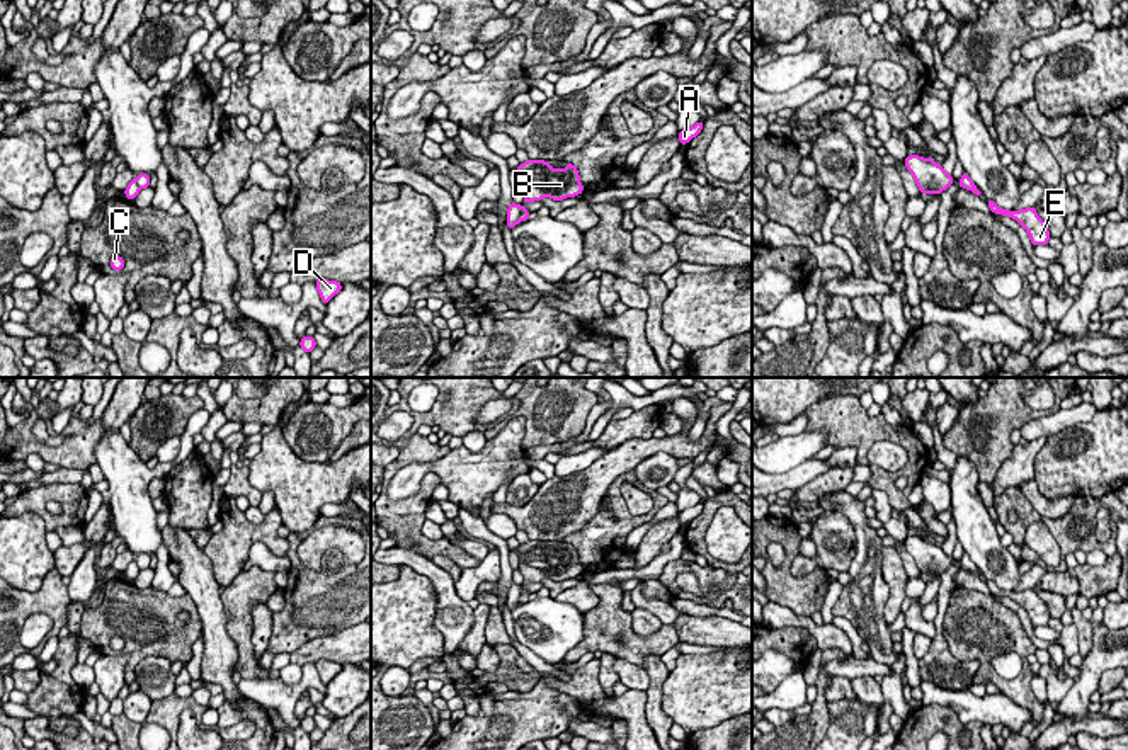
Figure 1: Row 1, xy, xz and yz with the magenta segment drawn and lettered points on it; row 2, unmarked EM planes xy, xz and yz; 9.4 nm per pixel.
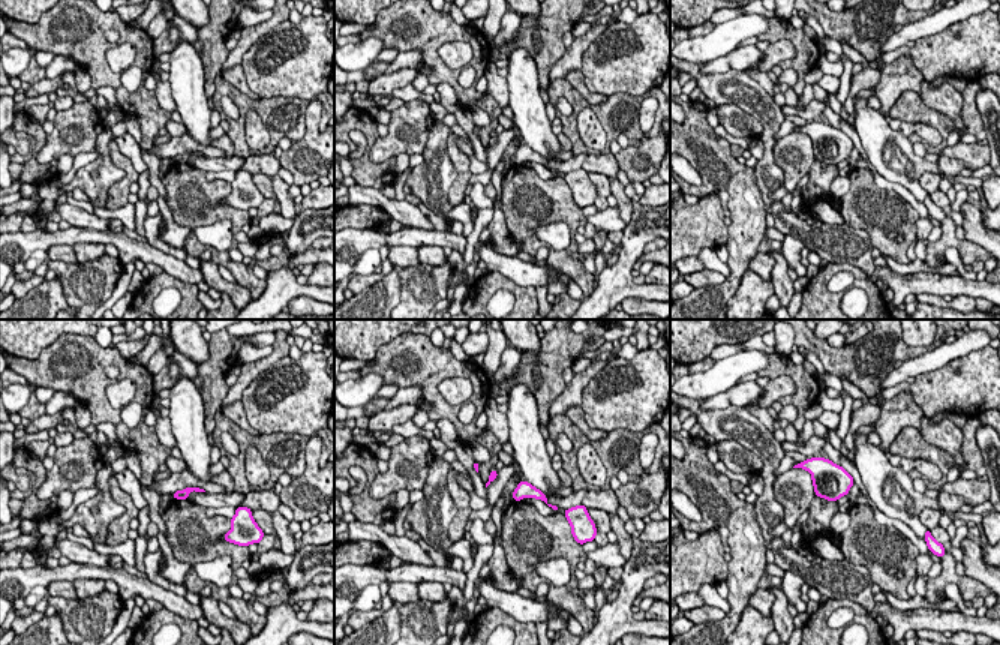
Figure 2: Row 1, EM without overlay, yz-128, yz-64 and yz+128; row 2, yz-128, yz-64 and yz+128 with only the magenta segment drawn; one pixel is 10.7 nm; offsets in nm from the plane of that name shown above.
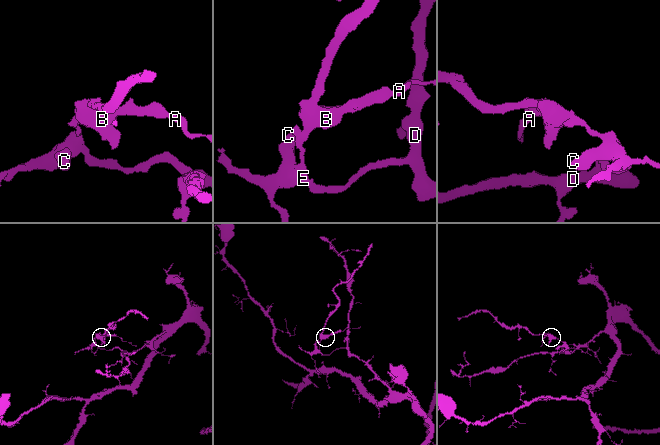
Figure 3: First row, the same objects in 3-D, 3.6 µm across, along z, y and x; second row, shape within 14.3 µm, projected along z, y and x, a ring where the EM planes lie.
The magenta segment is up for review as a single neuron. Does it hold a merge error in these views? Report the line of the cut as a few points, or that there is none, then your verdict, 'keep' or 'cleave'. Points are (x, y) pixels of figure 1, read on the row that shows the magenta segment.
xy (135, 179), (140, 189) | cleave

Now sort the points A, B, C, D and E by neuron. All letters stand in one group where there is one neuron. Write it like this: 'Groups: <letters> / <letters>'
Groups: A B / C D E

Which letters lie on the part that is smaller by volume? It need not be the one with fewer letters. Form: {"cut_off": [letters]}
{"cut_off": ["A", "B"]}

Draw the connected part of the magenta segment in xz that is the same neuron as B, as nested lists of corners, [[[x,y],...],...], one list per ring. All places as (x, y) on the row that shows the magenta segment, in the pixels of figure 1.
[[[529,158],[516,170],[524,202],[541,201],[544,197],[563,201],[584,192],[578,170],[573,163],[567,163],[565,168],[553,168],[544,160]]]

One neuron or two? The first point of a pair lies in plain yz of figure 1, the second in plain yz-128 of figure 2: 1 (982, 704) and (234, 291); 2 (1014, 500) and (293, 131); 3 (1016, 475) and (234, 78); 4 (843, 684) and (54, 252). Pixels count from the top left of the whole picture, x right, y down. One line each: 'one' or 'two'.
1: two
2: one
3: two
4: one

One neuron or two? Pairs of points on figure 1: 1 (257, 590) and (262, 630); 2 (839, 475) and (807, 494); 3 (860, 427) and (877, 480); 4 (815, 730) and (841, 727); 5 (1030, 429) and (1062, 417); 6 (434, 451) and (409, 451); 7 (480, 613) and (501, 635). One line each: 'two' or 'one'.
1: two
2: one
3: one
4: two
5: one
6: one
7: two

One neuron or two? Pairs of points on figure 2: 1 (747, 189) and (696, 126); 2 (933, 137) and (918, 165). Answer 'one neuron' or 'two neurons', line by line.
1: one neuron
2: two neurons

